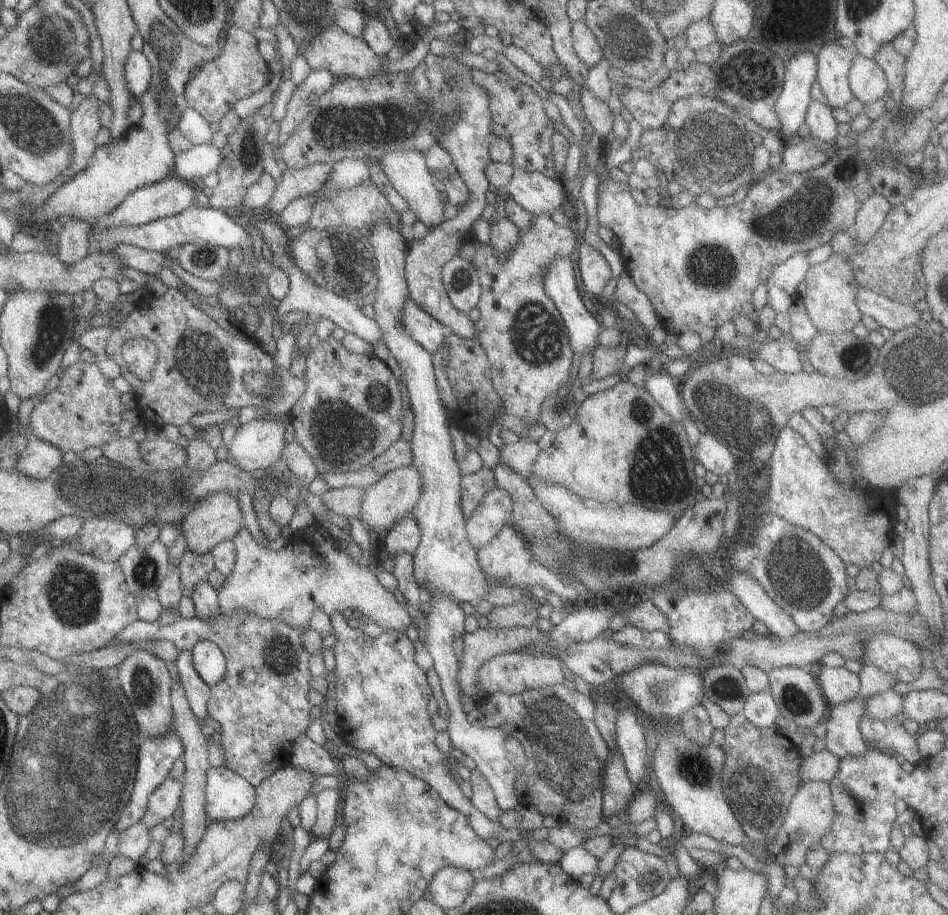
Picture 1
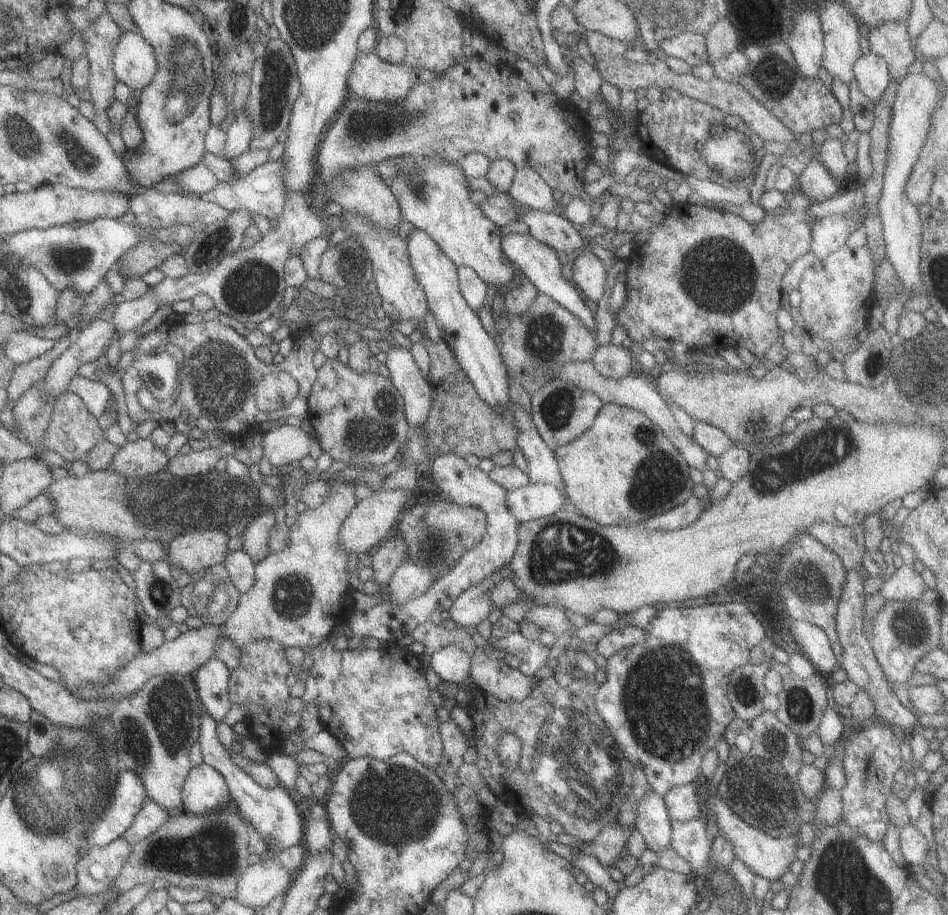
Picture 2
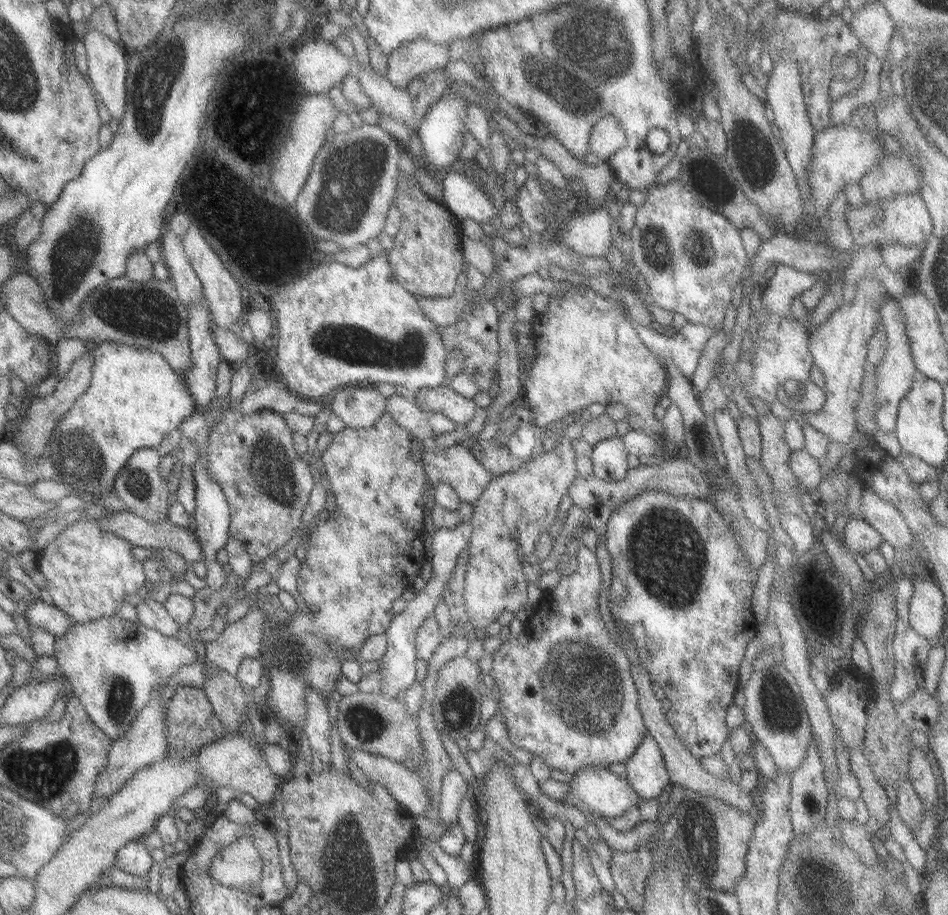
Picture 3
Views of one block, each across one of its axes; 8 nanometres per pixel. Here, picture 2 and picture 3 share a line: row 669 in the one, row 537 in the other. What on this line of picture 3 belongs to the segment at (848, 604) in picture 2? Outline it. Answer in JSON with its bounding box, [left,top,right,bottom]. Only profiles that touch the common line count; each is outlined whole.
[844,515,883,556]

